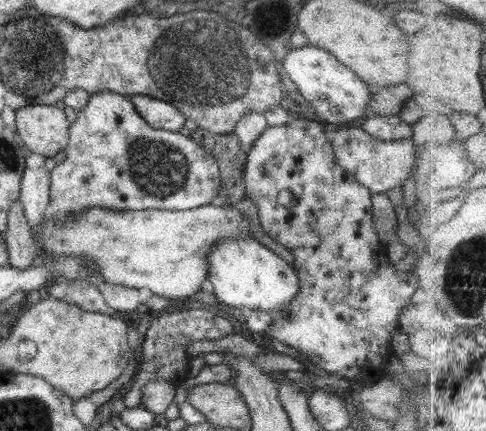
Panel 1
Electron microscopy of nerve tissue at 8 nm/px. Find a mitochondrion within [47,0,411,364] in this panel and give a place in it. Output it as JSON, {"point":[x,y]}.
{"point":[232,65]}

